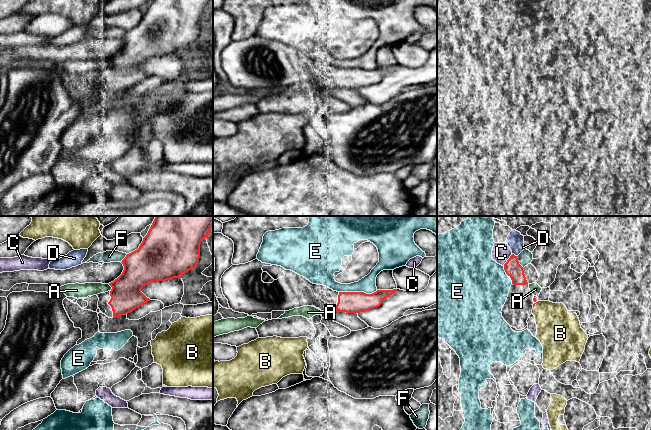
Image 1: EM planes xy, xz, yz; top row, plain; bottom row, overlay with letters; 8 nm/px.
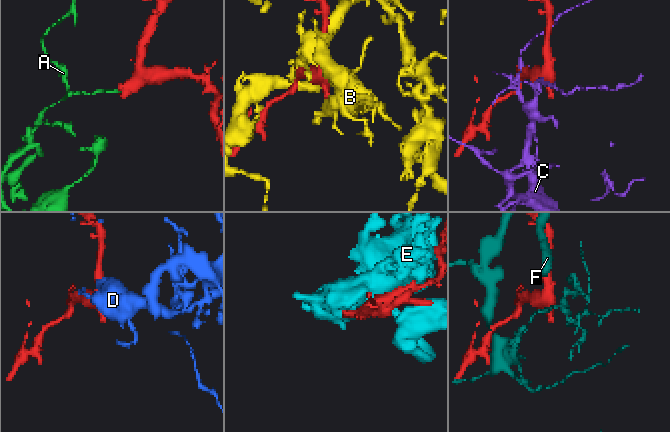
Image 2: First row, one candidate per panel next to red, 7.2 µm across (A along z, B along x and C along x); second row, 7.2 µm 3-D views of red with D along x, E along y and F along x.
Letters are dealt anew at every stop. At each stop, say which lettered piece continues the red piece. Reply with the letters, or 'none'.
none

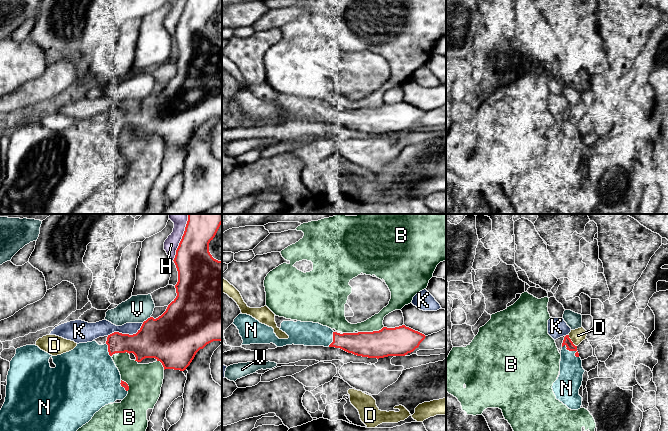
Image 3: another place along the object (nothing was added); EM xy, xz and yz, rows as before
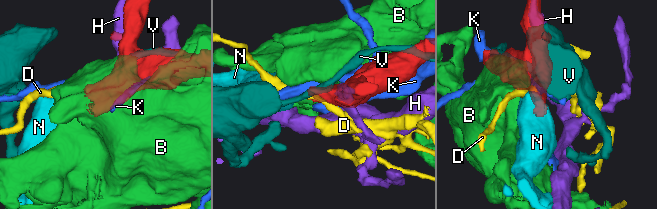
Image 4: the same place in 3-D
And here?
N

